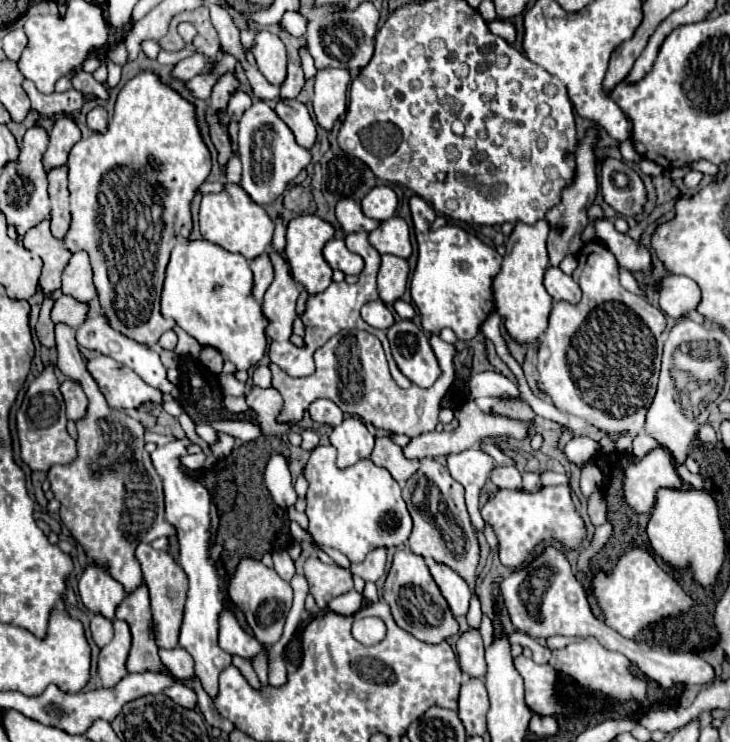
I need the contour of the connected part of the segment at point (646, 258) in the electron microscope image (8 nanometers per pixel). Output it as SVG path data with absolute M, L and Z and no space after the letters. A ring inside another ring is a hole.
M606 218L594 220L594 230L596 230L596 240L604 244L614 258L618 260L620 266L626 270L634 272L650 272L652 262L650 262L650 252L642 248L638 242L628 238L626 234L620 234L614 230L614 224Z

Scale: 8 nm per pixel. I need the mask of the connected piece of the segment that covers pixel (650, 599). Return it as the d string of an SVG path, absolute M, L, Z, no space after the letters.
M644 548L626 552L610 572L598 570L592 576L592 594L604 612L604 622L626 638L634 638L642 628L664 616L680 616L692 606L692 598L656 564L654 555Z

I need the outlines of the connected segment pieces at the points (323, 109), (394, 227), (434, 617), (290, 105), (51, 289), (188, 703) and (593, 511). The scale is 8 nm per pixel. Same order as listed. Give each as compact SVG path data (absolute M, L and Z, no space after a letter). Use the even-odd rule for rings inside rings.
M328 68L316 72L314 84L314 114L318 126L326 132L332 130L336 120L346 112L346 92L350 84L350 72L340 68Z
M400 216L380 222L380 226L368 234L368 240L380 254L394 254L400 258L408 258L412 254L410 230Z
M398 548L394 552L394 560L390 566L390 572L384 582L382 590L384 600L388 602L392 610L392 618L398 624L398 628L406 630L414 638L426 642L426 644L440 644L450 636L460 634L460 626L456 618L450 612L450 606L446 598L442 596L440 588L432 580L428 566L424 564L424 558L418 554L412 554L408 548Z
M280 100L276 106L276 114L284 120L284 124L292 130L296 142L310 150L316 140L316 124L312 122L308 110L298 100Z
M42 220L38 226L30 228L24 234L24 248L36 252L42 258L44 266L40 276L40 288L46 296L52 296L56 290L60 290L60 276L72 254L64 248L62 240L52 238L48 230L48 220Z
M176 682L176 684L170 686L170 688L166 688L164 694L166 694L168 698L172 698L176 704L180 704L182 708L194 708L194 706L196 706L196 692L190 690L188 686L180 684L180 682Z
M594 492L592 496L588 496L588 516L594 526L598 526L606 520L606 502L600 492Z

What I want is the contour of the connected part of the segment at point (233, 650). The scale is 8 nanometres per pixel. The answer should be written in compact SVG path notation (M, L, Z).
M226 608L222 610L222 618L220 618L220 632L218 632L218 642L220 648L226 650L232 656L240 656L246 658L248 662L252 662L260 652L268 650L264 644L260 644L254 636L246 634L238 620L234 618L232 612L228 612Z

